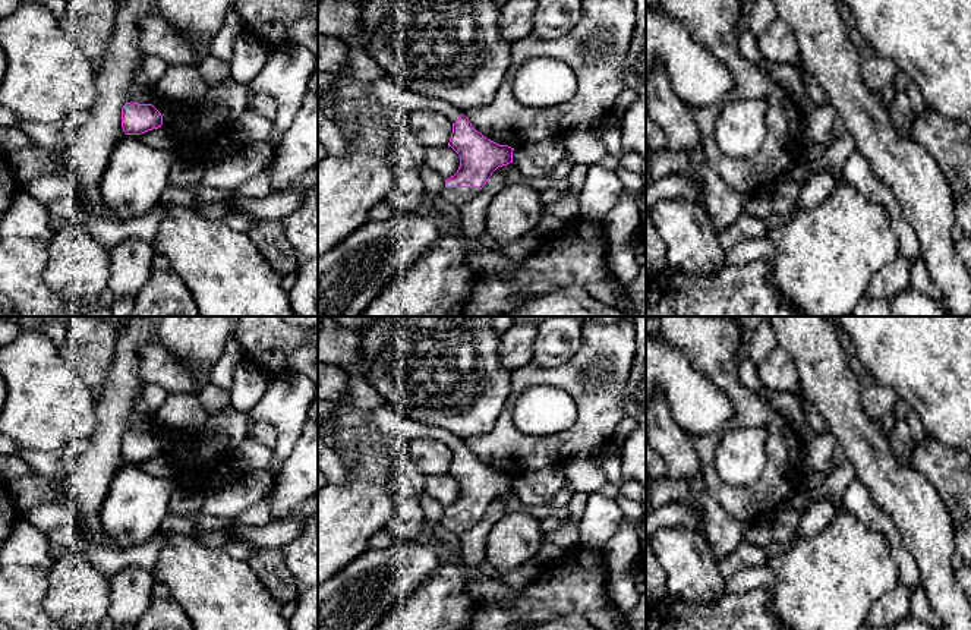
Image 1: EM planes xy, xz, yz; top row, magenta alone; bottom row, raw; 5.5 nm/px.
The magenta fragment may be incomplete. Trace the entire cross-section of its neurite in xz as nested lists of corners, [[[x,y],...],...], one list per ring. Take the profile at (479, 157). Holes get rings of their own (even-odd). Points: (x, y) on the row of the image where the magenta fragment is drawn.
[[[385,76],[368,84],[363,95],[375,107],[384,105],[404,114],[438,111],[453,122],[448,147],[460,155],[460,167],[445,180],[445,188],[439,195],[455,208],[476,196],[498,167],[513,163],[514,148],[483,136],[461,110],[447,101],[423,97]]]

